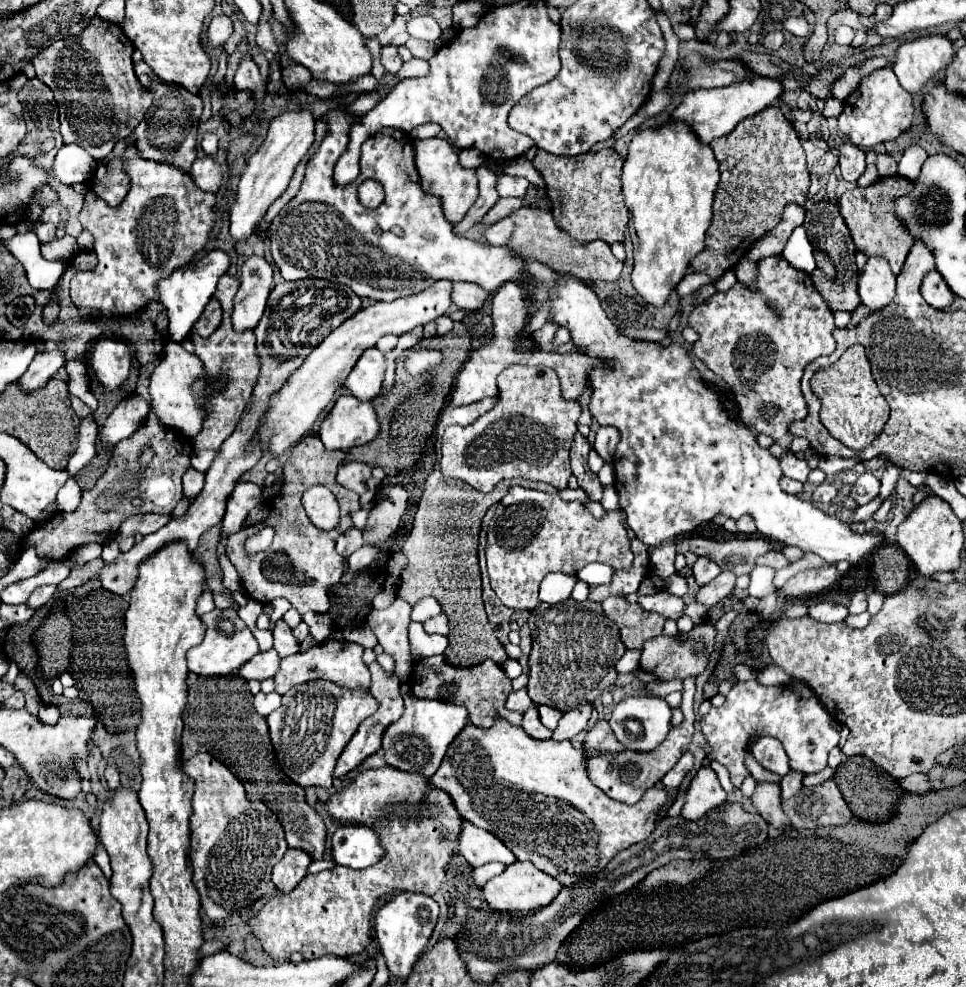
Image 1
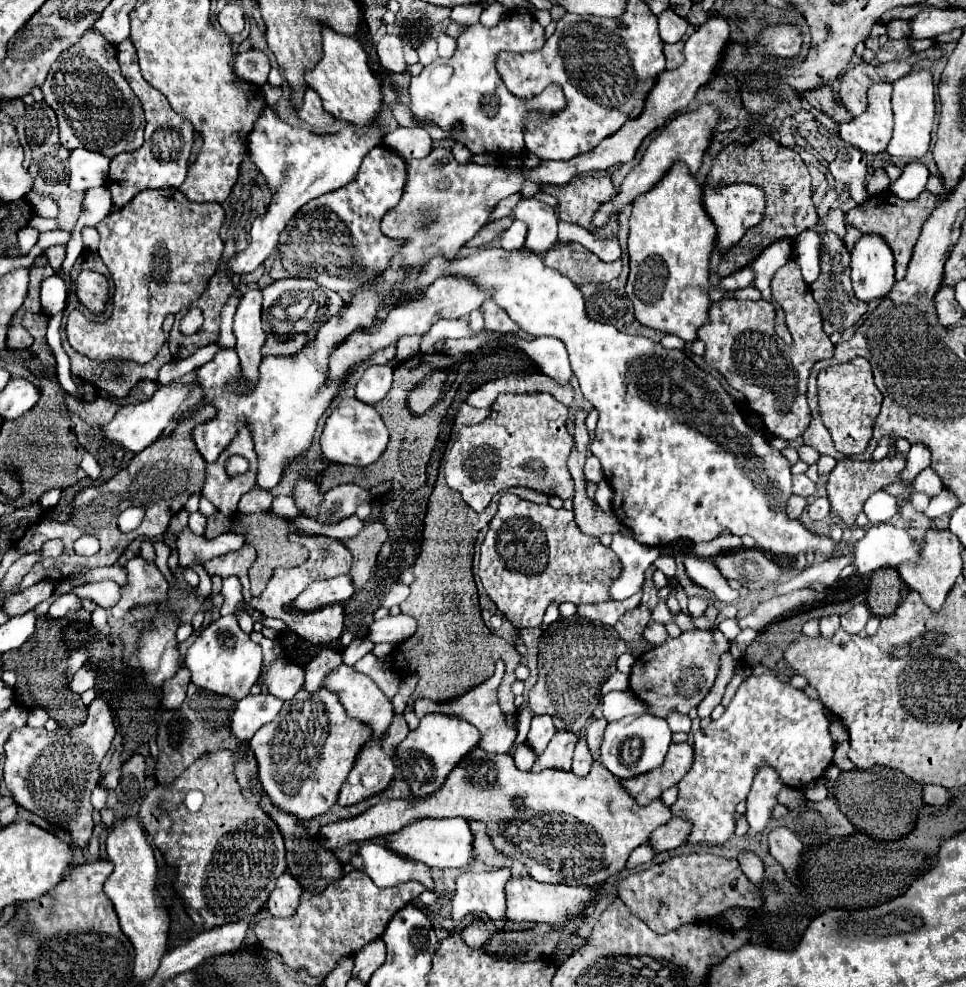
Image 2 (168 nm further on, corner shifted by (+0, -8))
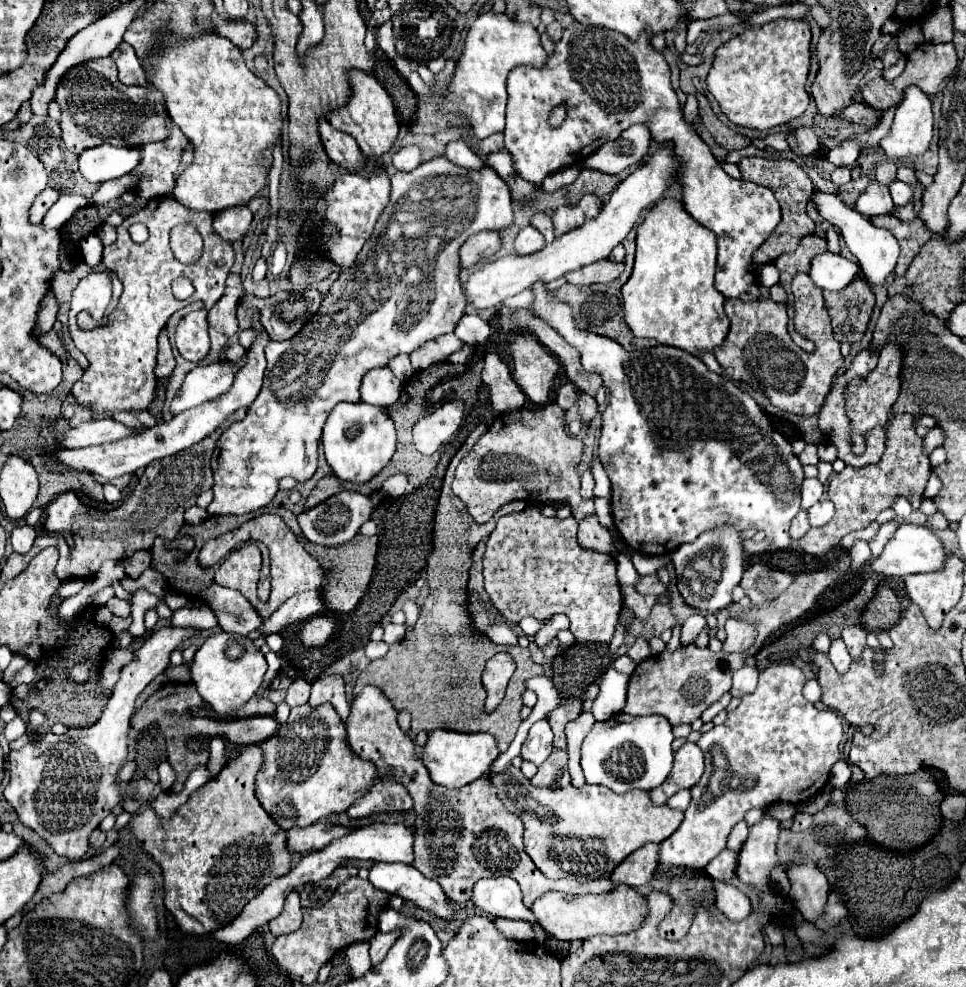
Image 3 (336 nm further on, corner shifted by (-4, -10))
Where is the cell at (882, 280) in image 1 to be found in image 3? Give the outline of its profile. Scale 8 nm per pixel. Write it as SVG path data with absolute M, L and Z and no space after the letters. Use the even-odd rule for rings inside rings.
M818 194L818 196L814 196L814 200L816 200L816 206L818 206L818 212L838 228L838 232L844 236L844 242L850 248L850 252L858 258L860 272L862 272L864 280L872 288L884 286L886 280L894 274L894 268L896 268L896 262L898 262L898 256L900 256L898 240L892 236L892 232L886 232L884 228L872 226L870 218L866 218L860 212L856 212L854 208L846 206L834 194Z

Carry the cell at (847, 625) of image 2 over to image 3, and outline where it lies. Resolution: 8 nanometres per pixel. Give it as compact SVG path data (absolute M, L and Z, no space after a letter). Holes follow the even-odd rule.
M852 624L852 626L846 626L842 630L842 640L848 646L852 658L862 654L862 648L866 646L866 632L868 630L862 624Z

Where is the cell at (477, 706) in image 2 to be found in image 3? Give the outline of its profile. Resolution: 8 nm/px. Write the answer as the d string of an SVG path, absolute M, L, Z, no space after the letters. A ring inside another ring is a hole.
M506 652L496 654L486 664L486 668L484 668L484 688L488 692L488 698L486 698L486 704L484 704L484 712L494 712L500 706L512 674L514 674L514 660Z

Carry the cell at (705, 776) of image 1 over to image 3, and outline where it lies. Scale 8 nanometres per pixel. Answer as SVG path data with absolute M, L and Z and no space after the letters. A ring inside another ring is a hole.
M644 844L642 848L638 848L636 852L632 852L614 872L612 872L612 880L614 886L618 886L620 882L628 884L628 886L642 886L646 882L650 882L656 866L658 866L658 854L660 854L660 846L662 844Z

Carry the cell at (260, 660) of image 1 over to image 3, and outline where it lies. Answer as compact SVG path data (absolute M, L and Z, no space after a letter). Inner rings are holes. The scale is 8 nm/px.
M298 678L290 684L286 702L288 702L288 706L302 706L308 702L308 696L310 696L310 684L304 678Z

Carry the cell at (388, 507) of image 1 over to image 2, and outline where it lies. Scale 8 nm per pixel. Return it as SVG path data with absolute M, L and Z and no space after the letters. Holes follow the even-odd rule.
M370 522L354 538L340 540L352 554L352 568L348 576L350 580L354 580L354 586L358 586L358 590L362 590L364 584L368 582L380 546L386 542L386 538L388 538L386 526L382 522Z

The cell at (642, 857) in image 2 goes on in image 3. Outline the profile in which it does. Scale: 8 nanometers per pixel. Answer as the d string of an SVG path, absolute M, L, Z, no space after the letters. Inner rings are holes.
M620 884L606 894L582 894L572 896L564 892L546 892L532 904L532 914L538 924L556 940L584 940L596 934L626 934L638 928L646 916L646 904L640 894L630 886Z

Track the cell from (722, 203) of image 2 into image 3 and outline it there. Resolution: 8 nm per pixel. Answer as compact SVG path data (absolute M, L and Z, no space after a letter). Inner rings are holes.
M580 22L570 24L564 30L562 40L556 44L554 54L548 56L546 64L540 68L534 66L516 66L508 74L508 108L506 108L506 130L504 144L514 158L514 168L518 176L532 184L540 184L548 174L562 170L564 166L578 166L586 156L596 152L604 142L616 140L622 130L632 124L644 122L650 126L654 140L658 142L674 142L674 150L682 160L678 180L684 186L684 208L688 214L710 228L718 236L718 268L716 268L716 290L726 298L742 298L756 300L760 294L760 286L756 284L756 270L752 266L752 252L770 236L774 226L780 222L780 204L774 198L774 192L766 186L758 186L748 180L730 178L712 156L708 144L694 134L694 130L684 122L676 92L670 86L670 68L662 56L652 46L650 30L642 32L636 42L626 38L624 34L608 28L586 28ZM560 104L568 104L566 122L558 128L548 124L550 110Z

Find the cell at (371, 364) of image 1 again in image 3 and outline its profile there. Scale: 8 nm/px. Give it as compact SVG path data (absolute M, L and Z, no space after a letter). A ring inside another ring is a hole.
M376 368L362 378L360 400L372 406L388 408L390 404L394 404L394 400L398 400L400 392L402 382L388 368Z

